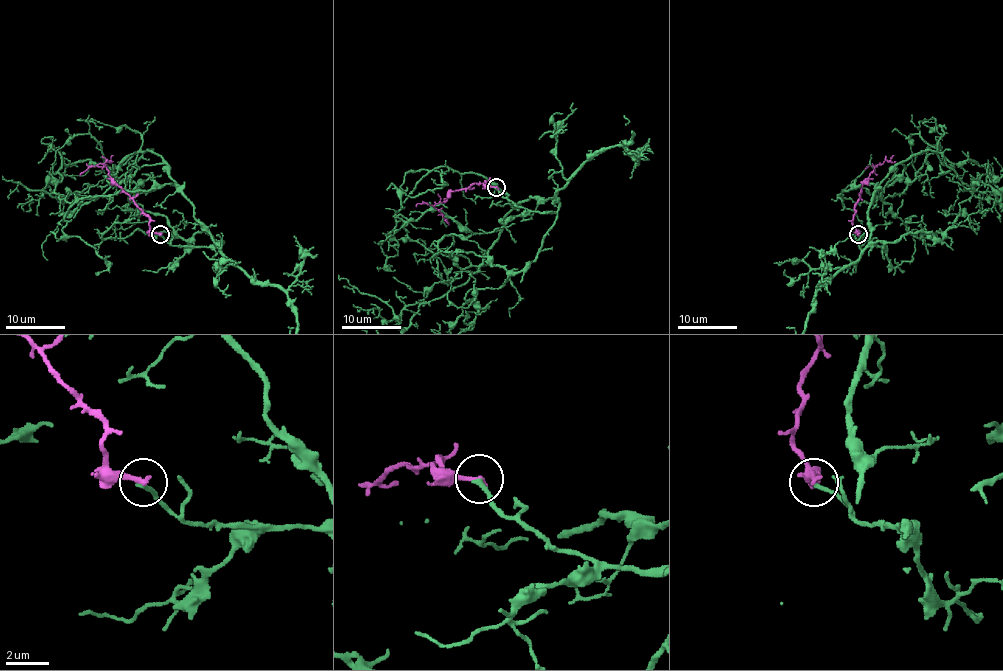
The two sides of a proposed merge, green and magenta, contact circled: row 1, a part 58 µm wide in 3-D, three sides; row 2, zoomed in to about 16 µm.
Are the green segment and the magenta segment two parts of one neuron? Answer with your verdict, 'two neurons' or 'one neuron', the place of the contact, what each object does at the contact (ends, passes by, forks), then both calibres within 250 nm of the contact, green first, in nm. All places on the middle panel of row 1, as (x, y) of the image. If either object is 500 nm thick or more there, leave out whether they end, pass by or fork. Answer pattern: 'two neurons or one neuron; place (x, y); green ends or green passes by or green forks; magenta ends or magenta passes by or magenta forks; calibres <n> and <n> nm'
one neuron; place (496, 187); green ends; magenta ends; calibres 200 and 240 nm

